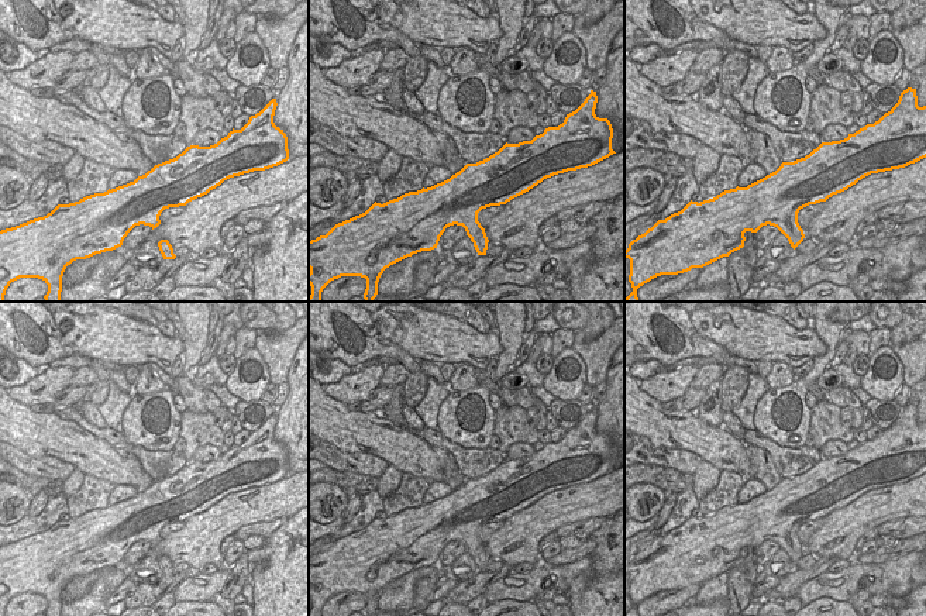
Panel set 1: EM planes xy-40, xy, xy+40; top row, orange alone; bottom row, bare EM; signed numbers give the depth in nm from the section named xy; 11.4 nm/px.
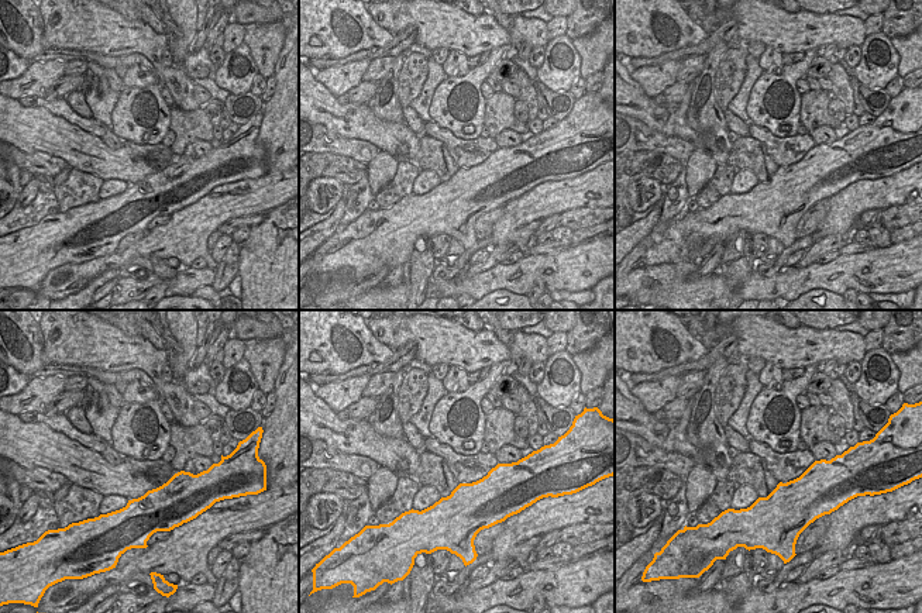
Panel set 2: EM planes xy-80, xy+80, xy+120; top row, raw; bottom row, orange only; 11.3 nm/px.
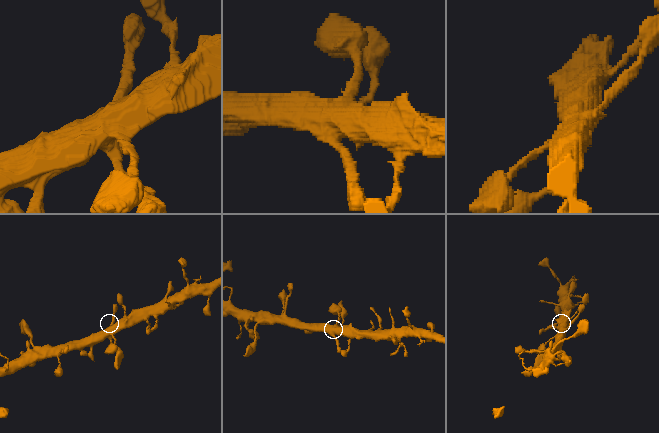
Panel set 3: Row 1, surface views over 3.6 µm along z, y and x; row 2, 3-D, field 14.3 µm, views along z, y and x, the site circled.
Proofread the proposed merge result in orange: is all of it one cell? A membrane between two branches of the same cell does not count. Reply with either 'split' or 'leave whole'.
leave whole

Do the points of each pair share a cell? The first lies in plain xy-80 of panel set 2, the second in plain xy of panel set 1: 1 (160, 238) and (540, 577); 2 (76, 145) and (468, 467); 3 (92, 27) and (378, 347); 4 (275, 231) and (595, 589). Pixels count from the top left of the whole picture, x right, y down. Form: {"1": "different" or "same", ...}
{"1": "different", "2": "different", "3": "different", "4": "same"}

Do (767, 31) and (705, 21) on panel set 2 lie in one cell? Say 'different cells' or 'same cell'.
same cell

